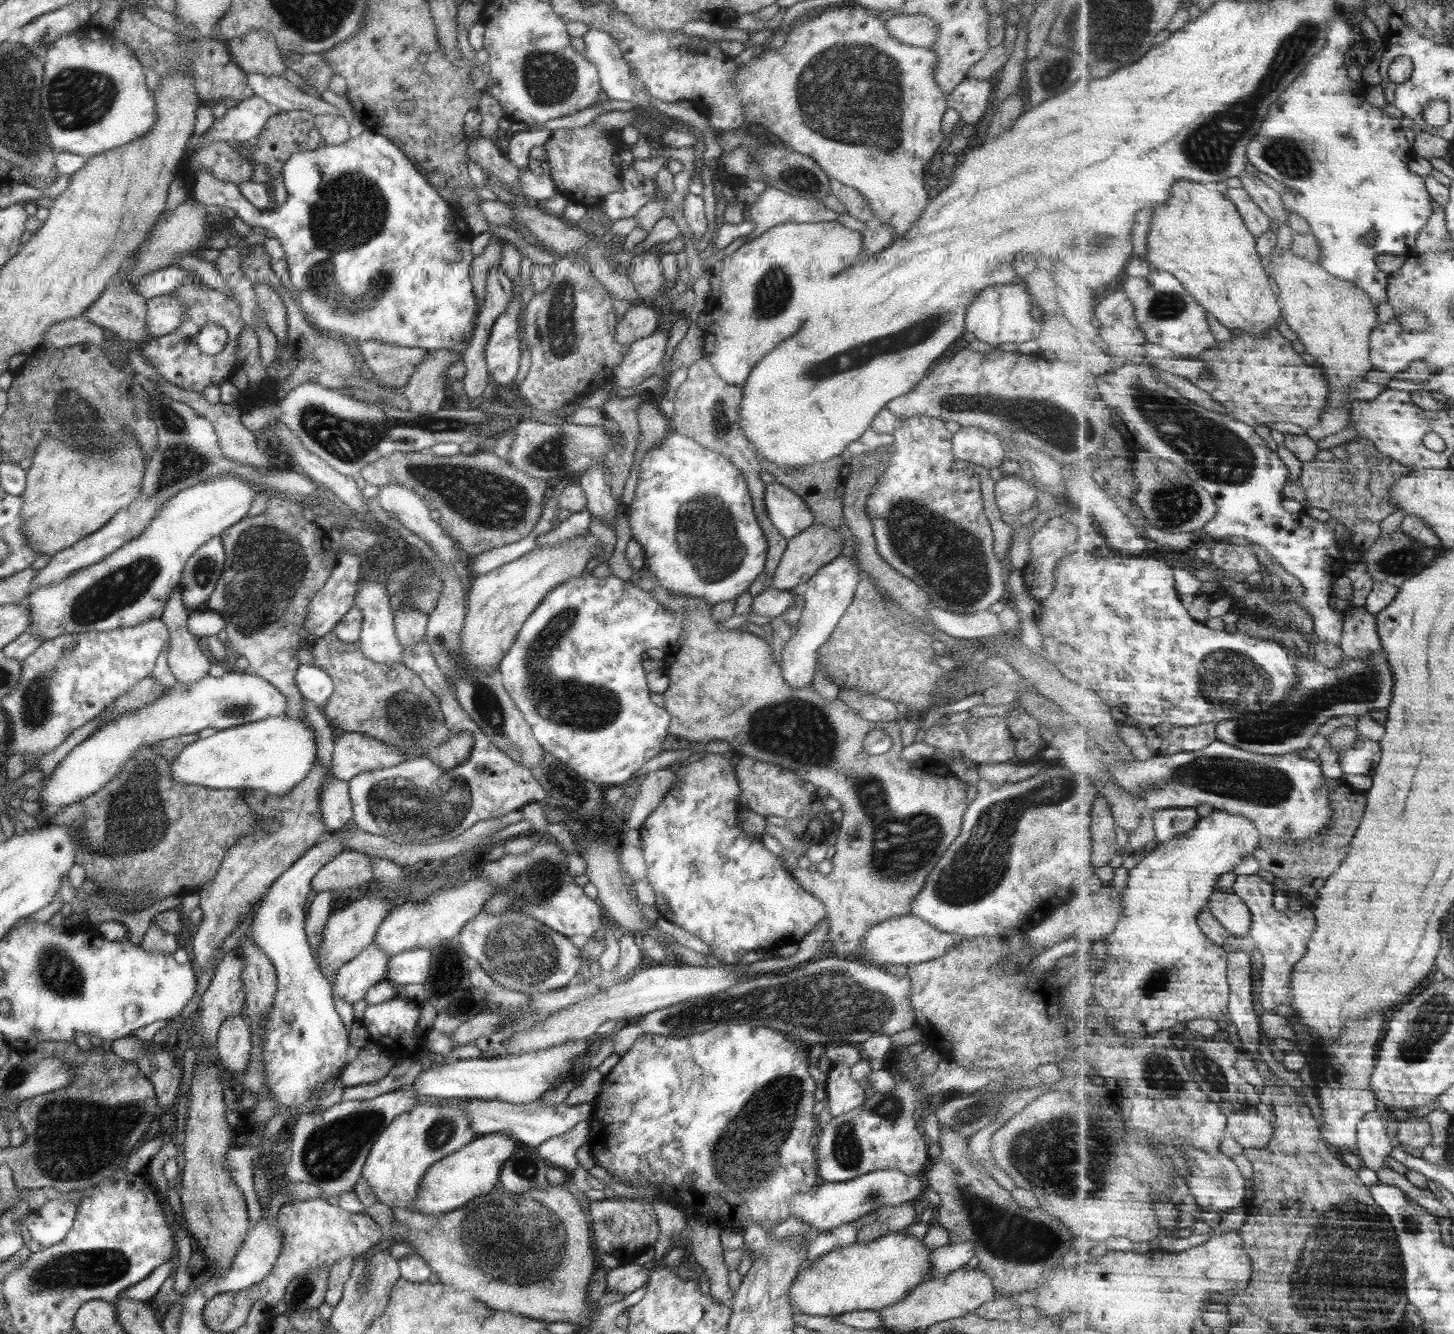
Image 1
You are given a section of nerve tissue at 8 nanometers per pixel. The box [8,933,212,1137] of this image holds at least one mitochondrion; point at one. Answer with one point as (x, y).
(58, 974)

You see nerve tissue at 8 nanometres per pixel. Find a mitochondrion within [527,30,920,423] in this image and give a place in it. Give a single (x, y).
(859, 104)

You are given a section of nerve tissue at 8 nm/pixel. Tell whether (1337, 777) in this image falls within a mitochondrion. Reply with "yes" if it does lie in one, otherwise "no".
no

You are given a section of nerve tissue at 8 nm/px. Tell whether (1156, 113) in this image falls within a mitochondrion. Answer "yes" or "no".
no

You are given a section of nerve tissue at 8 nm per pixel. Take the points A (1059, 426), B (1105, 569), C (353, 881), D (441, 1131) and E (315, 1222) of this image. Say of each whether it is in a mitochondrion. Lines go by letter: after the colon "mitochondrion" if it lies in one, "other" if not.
A: mitochondrion
B: other
C: other
D: mitochondrion
E: other

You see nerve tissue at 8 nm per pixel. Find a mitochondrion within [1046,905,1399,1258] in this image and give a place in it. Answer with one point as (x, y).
(1156, 1065)

